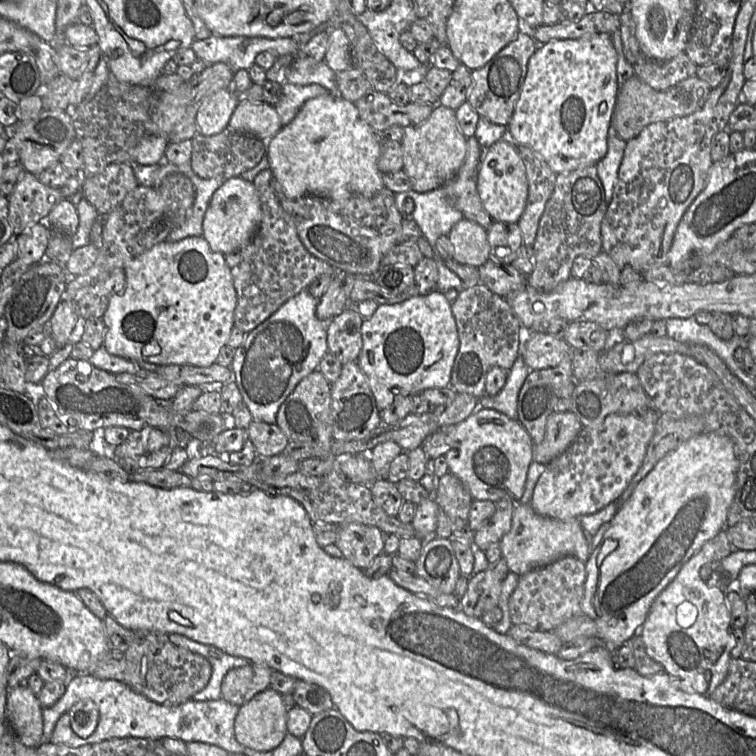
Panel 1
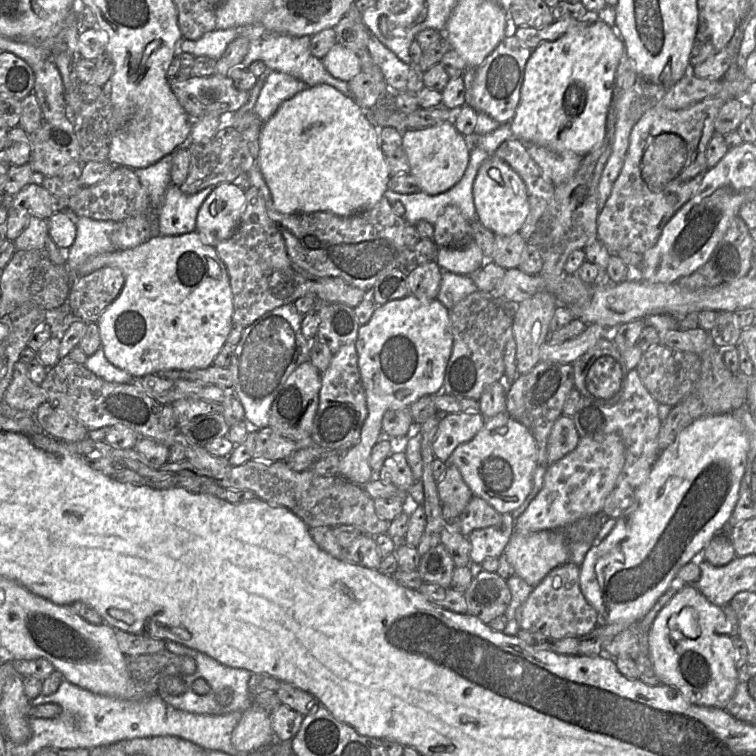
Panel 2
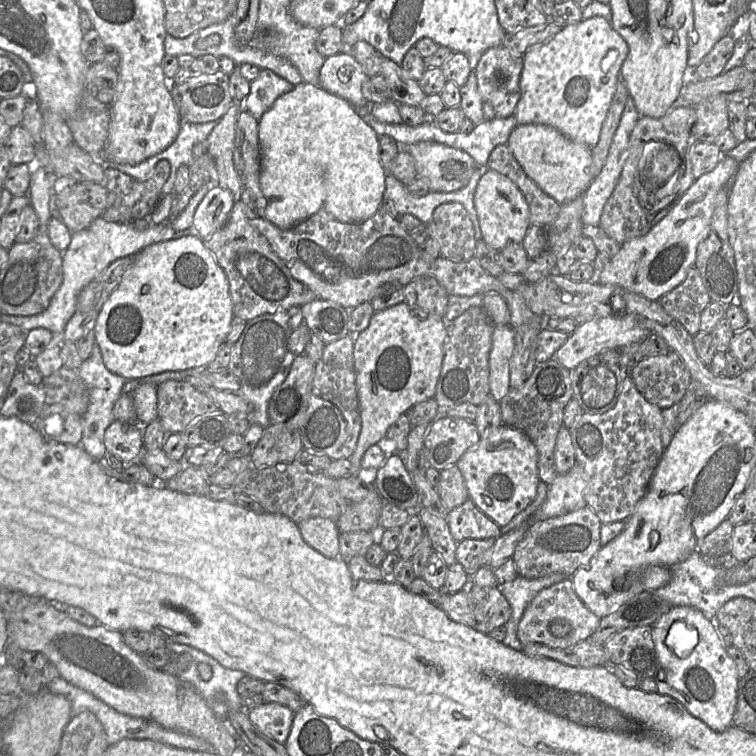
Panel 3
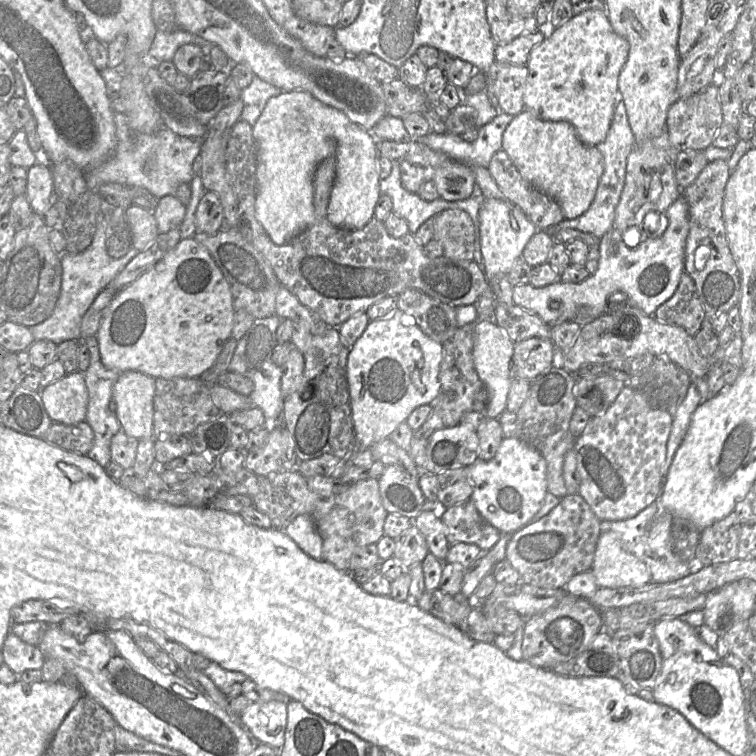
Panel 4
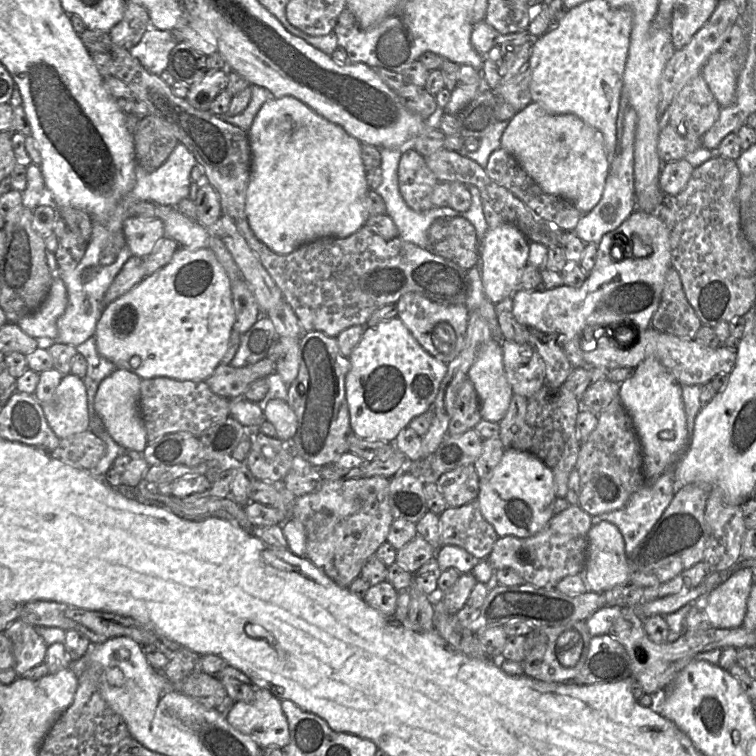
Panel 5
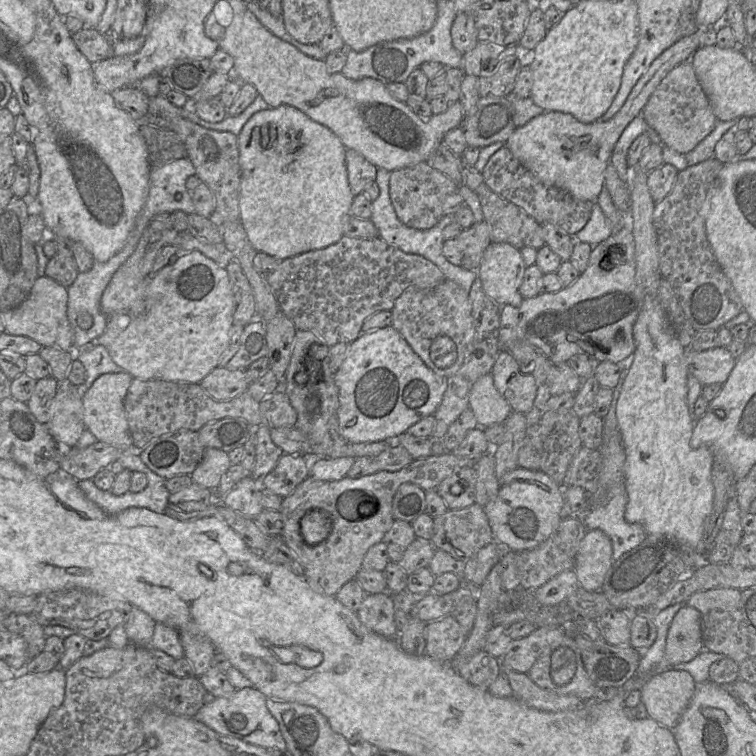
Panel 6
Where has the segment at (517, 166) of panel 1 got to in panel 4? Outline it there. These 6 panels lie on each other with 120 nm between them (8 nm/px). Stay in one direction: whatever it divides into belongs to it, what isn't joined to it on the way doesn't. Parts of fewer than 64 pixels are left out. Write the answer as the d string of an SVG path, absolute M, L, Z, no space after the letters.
M485 199L479 212L479 222L483 270L489 281L489 277L498 273L509 273L515 261L522 256L526 244L538 228L518 206L507 199Z

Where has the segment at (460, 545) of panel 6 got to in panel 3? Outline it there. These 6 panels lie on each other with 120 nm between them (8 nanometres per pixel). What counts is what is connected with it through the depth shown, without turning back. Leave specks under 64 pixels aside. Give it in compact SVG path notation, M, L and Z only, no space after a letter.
M468 497L460 506L448 511L446 521L456 542L464 539L498 538L502 527L496 524Z

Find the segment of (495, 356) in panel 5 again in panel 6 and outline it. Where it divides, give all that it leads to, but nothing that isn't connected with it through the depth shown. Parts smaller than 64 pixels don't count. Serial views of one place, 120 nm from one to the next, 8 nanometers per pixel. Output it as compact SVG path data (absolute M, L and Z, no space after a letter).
M487 373L473 385L469 397L469 408L473 411L478 427L504 423L511 414L511 407L494 385L493 376Z

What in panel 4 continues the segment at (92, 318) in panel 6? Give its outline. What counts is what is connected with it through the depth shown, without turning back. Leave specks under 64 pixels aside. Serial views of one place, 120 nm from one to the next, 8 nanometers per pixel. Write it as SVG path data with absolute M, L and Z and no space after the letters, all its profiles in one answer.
M98 213L95 234L88 248L78 254L64 252L60 255L62 267L60 294L52 314L43 322L28 327L35 340L49 340L56 345L66 340L82 341L80 324L84 314L97 295L139 252L131 247L121 258L110 257L106 252L105 233L106 219L102 213Z

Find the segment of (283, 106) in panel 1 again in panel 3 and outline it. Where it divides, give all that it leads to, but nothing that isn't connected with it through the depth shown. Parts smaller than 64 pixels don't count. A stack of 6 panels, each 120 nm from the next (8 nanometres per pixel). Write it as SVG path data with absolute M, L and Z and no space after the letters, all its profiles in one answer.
M261 69L258 77L251 82L250 92L244 99L244 109L259 120L278 97L293 88L292 83L273 71Z

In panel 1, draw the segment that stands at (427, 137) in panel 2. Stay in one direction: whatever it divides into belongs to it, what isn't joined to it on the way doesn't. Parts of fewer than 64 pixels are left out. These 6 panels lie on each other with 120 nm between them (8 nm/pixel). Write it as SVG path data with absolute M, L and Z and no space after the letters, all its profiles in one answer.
M440 106L420 124L404 127L401 140L403 171L408 176L412 190L425 193L444 186L458 173L466 156L466 140L458 127L455 111Z

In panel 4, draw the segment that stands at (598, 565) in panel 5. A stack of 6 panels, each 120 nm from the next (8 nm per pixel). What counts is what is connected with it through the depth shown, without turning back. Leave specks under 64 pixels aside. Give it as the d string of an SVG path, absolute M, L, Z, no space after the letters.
M614 531L601 532L590 571L599 588L641 587L652 582L647 566L624 548Z

